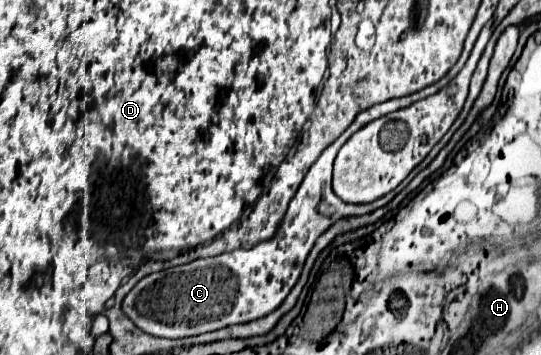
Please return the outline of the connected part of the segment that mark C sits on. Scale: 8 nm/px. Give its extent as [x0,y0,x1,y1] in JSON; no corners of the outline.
[121,35,477,339]

